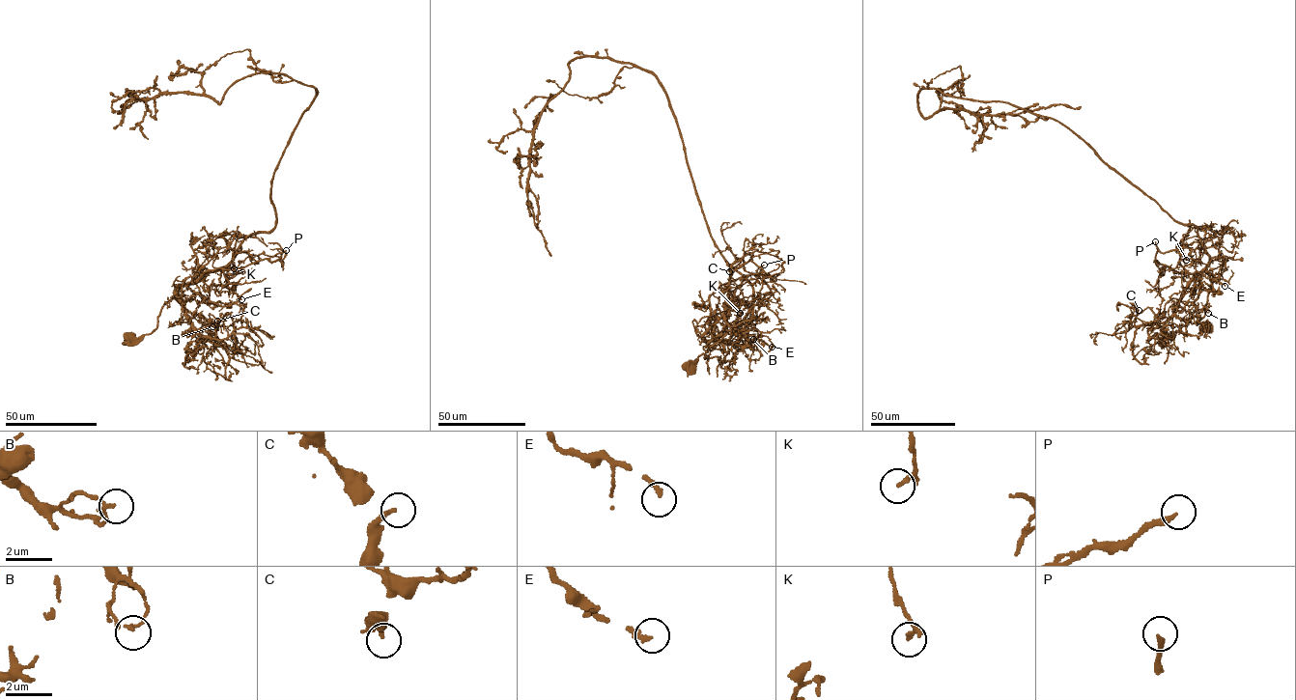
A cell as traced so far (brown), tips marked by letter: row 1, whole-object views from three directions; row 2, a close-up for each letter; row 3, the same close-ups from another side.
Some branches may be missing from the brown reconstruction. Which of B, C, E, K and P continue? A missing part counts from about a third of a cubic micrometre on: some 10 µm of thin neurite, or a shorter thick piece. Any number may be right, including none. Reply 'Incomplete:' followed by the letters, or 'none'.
Incomplete: E

